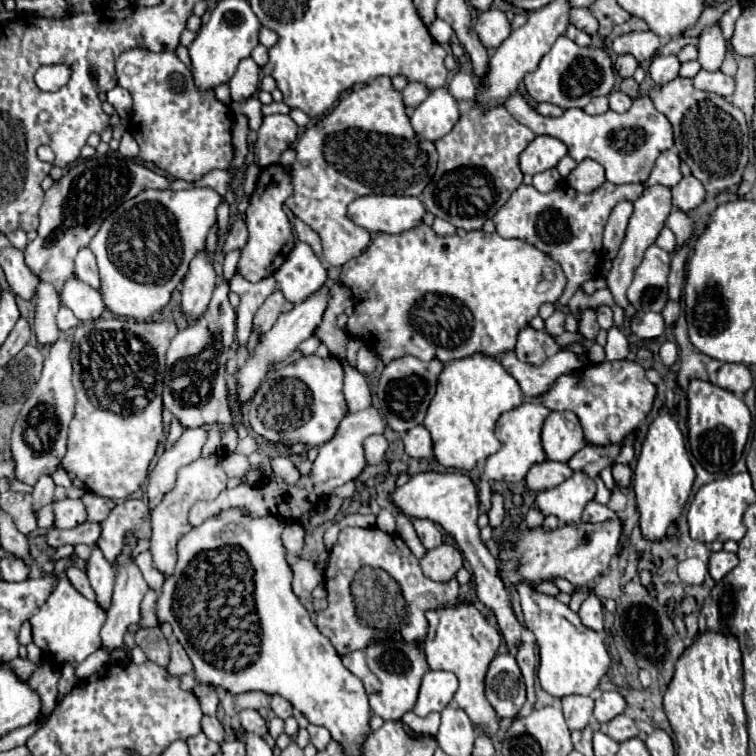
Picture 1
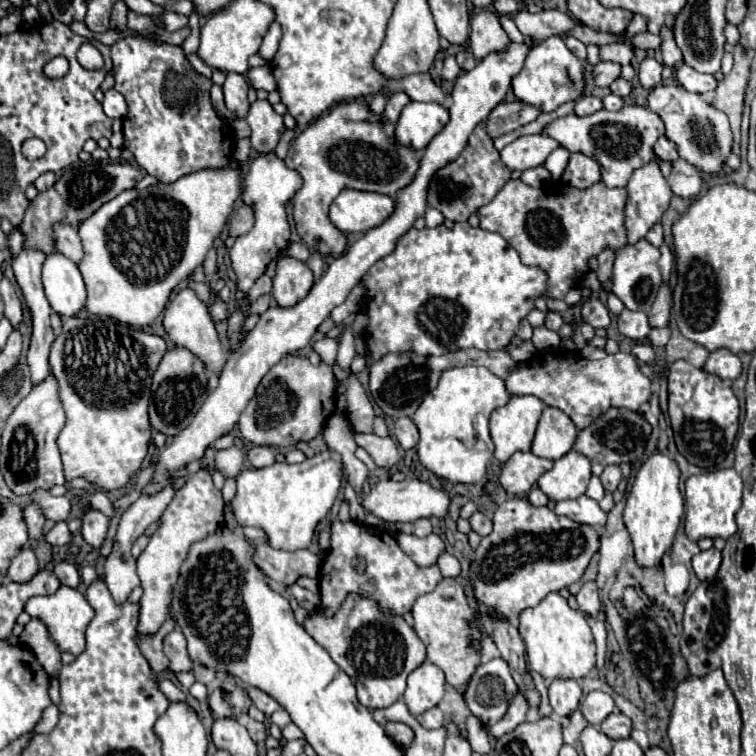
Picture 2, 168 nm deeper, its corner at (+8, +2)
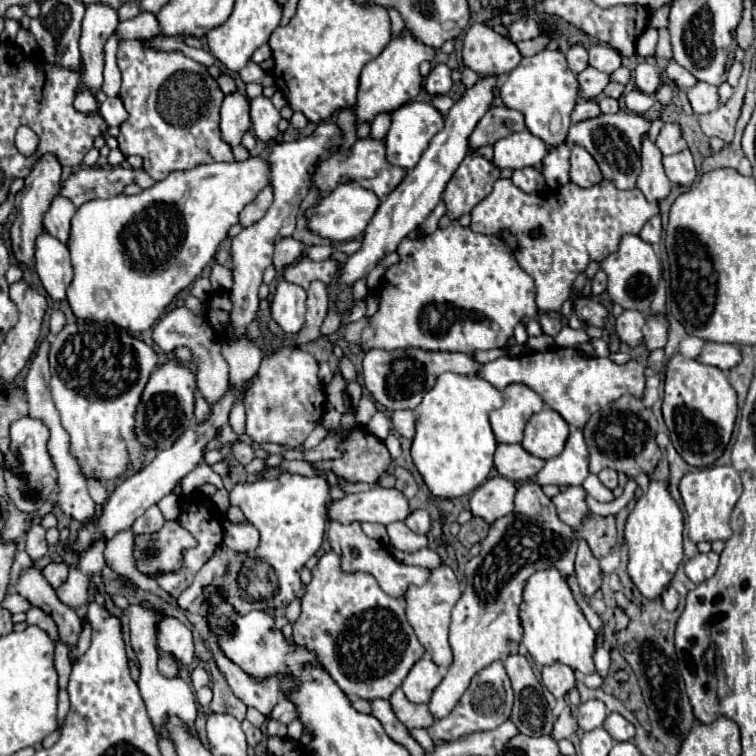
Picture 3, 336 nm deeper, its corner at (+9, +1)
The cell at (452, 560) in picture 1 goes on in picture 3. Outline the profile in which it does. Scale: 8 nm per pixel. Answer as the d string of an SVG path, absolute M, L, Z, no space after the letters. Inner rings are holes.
M395 521L387 525L387 535L391 539L391 545L395 545L401 551L417 551L427 547L425 535L415 535L403 521Z

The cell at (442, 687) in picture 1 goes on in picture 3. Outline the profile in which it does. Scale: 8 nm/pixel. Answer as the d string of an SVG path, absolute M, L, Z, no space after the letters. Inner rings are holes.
M425 655L421 657L405 677L401 689L413 703L427 703L435 687L443 681L443 671Z

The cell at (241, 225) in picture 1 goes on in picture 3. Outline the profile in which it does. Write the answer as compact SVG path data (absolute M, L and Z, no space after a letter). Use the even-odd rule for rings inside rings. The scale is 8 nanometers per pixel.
M267 185L267 187L255 197L255 201L251 201L251 203L241 211L239 223L241 223L243 227L249 227L249 225L257 223L257 221L265 215L265 211L269 209L271 203L273 203L273 189L271 189L271 185Z

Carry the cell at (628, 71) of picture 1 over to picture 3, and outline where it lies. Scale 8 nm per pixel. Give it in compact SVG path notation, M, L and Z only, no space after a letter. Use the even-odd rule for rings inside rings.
M587 67L577 75L579 81L579 97L581 99L595 99L603 93L605 85L609 83L609 75L603 75L601 71L595 71L593 67Z

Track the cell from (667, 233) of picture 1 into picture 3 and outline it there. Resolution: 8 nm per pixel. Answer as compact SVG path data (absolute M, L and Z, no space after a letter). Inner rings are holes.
M657 215L651 217L651 219L643 225L639 237L641 237L643 241L647 241L647 243L659 243L659 239L661 239L661 217L657 217Z

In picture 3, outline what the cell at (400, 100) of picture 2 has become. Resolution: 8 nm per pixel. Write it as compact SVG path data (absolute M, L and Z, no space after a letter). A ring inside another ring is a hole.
M381 113L373 119L371 123L371 139L385 139L387 131L389 131L389 125L391 125L391 115L389 113Z

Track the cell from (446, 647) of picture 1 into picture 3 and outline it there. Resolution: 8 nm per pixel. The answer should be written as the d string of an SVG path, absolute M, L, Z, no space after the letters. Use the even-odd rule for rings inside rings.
M439 565L437 569L431 569L431 575L429 575L425 585L421 585L421 587L409 585L409 589L405 593L407 619L409 619L417 639L425 647L427 655L439 667L449 667L451 665L451 647L447 643L447 631L449 631L449 621L451 621L449 613L451 613L451 607L459 601L459 597L461 597L459 581L457 581L453 569L447 567L447 565Z

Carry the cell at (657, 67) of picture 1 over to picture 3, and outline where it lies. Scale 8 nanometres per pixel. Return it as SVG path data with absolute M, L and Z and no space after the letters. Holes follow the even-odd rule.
M643 61L637 65L635 69L635 83L639 87L639 91L653 95L659 87L661 87L661 79L659 79L659 71L655 65L651 65L649 61Z

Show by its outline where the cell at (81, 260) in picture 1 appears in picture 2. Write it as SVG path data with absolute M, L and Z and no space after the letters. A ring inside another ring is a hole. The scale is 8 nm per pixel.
M56 224L54 226L54 236L56 236L56 250L60 254L64 254L66 258L70 258L74 264L80 264L82 258L84 258L84 250L82 250L78 230L74 230L70 226Z

